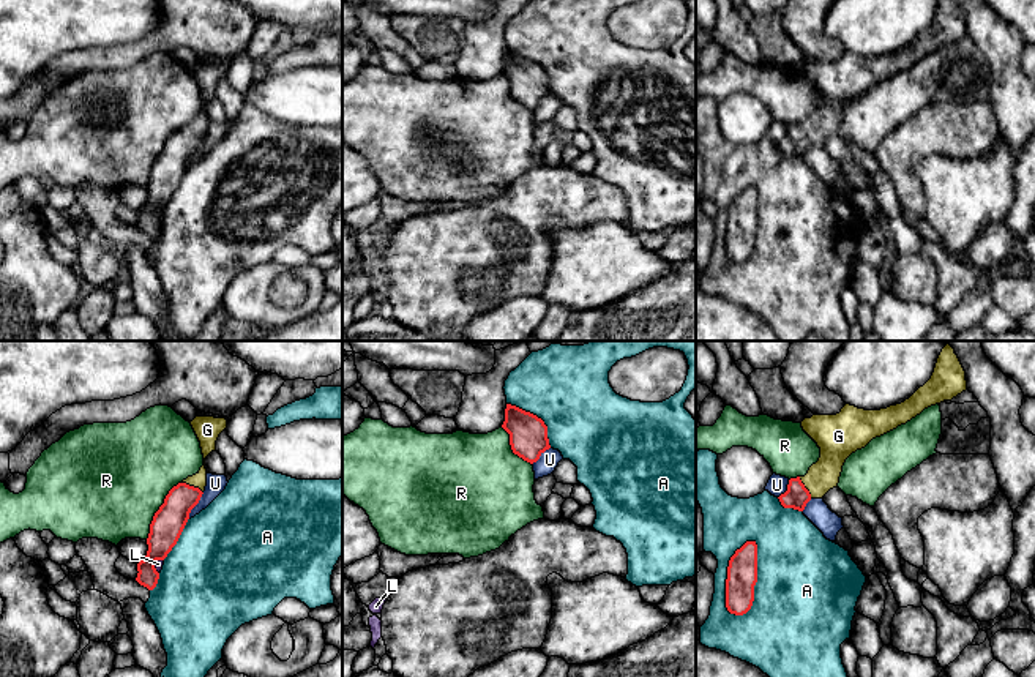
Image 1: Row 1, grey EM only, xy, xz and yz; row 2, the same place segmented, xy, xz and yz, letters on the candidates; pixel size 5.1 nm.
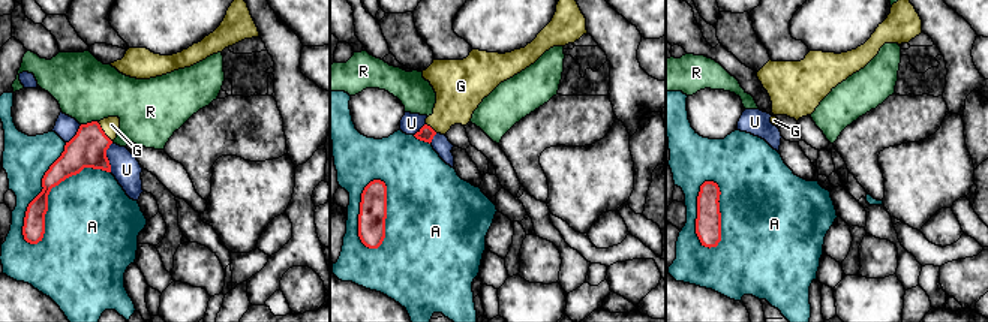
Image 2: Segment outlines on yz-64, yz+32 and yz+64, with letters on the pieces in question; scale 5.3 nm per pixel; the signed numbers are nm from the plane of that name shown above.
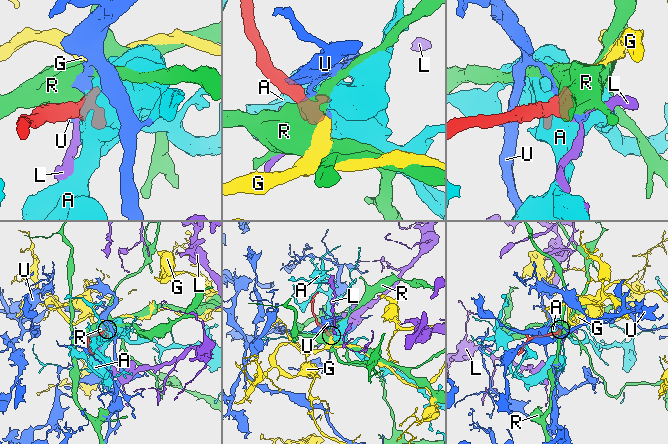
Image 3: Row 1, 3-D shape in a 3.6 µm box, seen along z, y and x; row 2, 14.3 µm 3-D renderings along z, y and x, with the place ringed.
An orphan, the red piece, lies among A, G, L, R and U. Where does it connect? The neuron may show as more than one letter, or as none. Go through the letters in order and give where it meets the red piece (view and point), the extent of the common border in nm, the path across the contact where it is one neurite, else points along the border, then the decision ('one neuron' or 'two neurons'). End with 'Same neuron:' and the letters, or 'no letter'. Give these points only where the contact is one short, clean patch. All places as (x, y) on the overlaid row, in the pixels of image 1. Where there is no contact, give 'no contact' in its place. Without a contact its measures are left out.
A: meets red in yz at (756, 581); contact 400 nm long; two neurons
G: meets red in xy at (193, 486); contact 130 nm long; runs through xy (169, 521), (177, 504), (193, 486), (202, 475), (207, 441); one neuron
L: meets red in xy at (153, 564); contact 80 nm long; border along xy (163, 559), (155, 562), (158, 573); two neurons
R: meets red in xy at (158, 510); contact 340 nm long; border along xy (180, 482), (169, 491), (155, 513), (145, 538); two neurons
U: meets red in xy at (196, 504); contact 160 nm long; border along xy (204, 493), (188, 518); two neurons
Same neuron: G

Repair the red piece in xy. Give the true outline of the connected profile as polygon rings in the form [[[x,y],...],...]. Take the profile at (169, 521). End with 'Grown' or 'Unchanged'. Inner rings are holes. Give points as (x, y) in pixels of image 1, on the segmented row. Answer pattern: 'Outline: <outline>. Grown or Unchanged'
Outline: [[[196,417],[189,421],[202,448],[204,466],[200,470],[174,486],[164,499],[164,503],[155,513],[147,538],[148,551],[144,560],[137,563],[136,581],[153,590],[159,573],[155,568],[156,560],[164,560],[177,544],[191,510],[199,503],[207,486],[205,458],[216,450],[219,434],[227,428],[226,418]]]. Grown

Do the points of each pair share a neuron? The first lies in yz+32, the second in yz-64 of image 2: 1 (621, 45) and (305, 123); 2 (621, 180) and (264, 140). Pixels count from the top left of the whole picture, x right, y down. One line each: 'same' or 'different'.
1: same
2: different

